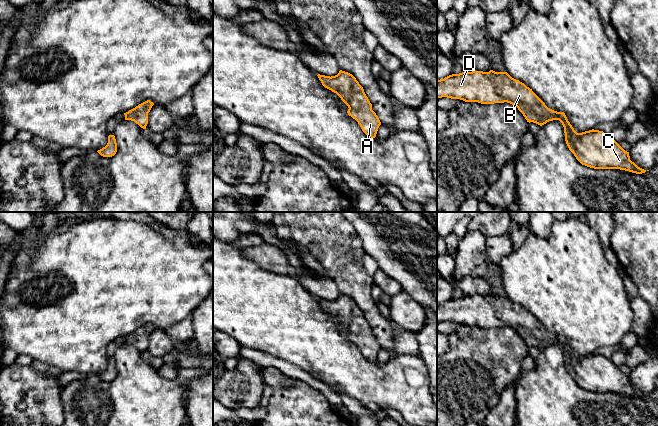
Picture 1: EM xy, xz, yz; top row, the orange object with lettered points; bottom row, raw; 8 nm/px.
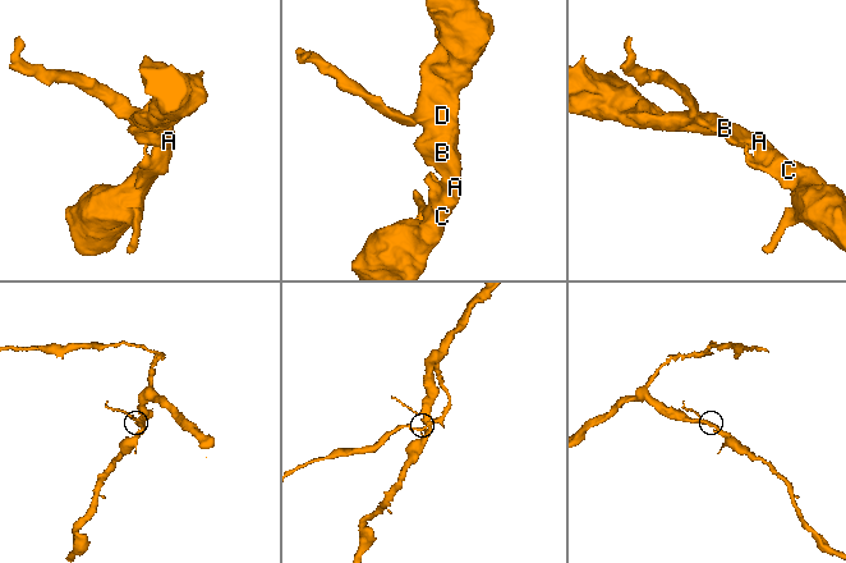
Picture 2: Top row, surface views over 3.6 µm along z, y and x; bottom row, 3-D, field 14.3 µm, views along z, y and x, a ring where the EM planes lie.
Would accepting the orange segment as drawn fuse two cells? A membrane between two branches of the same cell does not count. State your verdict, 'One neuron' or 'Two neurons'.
One neuron

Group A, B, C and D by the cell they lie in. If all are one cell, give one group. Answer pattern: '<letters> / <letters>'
A B C D

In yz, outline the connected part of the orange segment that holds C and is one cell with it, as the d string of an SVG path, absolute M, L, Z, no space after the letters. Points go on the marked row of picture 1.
M464 71L452 74L444 79L437 80L437 98L447 97L460 99L465 102L478 102L481 104L510 103L518 108L527 122L540 126L549 121L559 120L565 133L565 141L569 150L582 164L594 169L620 169L636 174L645 173L646 170L638 167L630 160L629 152L625 151L610 135L599 130L589 130L577 133L564 112L557 112L548 108L545 103L524 83L512 78L507 72Z

